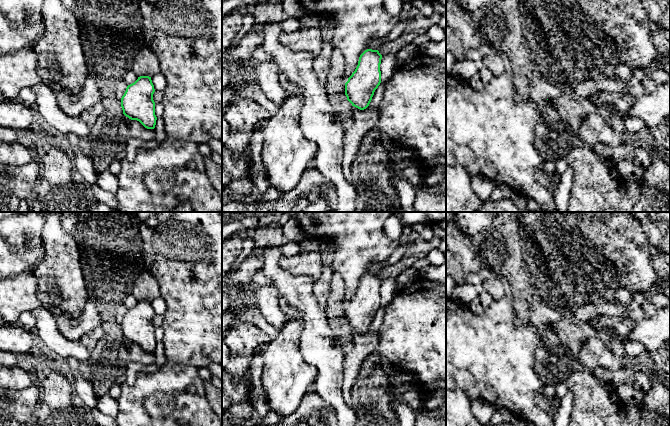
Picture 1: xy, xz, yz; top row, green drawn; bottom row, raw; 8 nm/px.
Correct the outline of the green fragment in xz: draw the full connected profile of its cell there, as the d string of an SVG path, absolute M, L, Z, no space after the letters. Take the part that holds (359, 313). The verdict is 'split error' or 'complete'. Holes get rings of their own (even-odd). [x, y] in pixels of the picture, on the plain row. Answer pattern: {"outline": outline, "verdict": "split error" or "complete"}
{"outline": "M367 273L359 281L358 289L345 307L345 319L352 330L366 333L381 307L382 279L378 274Z", "verdict": "complete"}

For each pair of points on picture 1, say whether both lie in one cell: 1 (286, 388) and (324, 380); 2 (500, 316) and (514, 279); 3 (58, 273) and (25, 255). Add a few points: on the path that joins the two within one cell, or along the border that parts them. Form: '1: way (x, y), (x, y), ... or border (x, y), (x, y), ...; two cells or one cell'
1: border (304, 360), (317, 369), (315, 381); two cells
2: border (512, 300), (515, 321), (517, 323); two cells
3: border (40, 260), (33, 273); two cells

